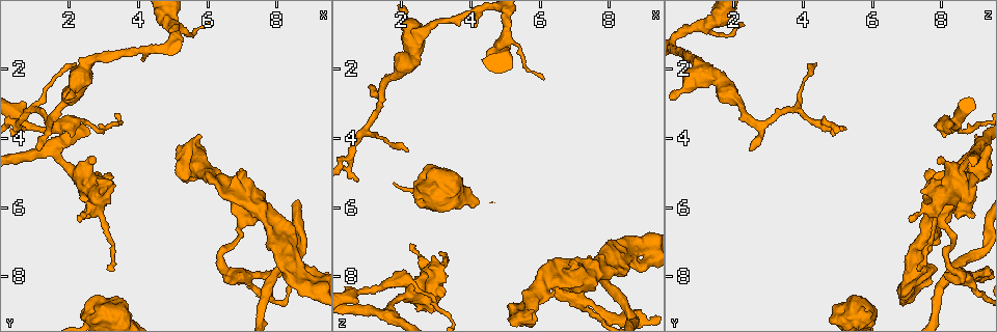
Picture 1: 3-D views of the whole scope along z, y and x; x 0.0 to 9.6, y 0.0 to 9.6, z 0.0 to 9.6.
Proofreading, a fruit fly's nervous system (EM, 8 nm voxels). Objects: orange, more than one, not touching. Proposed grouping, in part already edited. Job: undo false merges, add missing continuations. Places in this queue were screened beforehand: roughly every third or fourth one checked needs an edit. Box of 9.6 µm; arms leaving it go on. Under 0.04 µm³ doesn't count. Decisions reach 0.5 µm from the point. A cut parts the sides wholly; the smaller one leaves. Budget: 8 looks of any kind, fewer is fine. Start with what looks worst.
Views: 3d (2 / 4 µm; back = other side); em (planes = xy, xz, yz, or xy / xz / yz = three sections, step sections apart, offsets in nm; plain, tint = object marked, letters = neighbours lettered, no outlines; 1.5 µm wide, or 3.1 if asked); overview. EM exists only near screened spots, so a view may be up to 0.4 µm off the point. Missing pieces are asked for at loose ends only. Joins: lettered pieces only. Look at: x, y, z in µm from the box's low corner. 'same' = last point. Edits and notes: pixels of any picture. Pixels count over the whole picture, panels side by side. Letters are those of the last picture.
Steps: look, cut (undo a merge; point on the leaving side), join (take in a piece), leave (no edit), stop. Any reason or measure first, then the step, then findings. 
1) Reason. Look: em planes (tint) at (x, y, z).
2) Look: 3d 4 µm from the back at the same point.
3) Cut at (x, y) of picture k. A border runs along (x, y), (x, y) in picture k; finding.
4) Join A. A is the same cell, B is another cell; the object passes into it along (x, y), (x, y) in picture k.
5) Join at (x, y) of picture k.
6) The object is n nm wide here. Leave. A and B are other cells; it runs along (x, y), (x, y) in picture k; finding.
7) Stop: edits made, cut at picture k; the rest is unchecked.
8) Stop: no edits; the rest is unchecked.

Abrupt turn. Look: 3d 2 µm at (1.50, 4.30, 8.95).

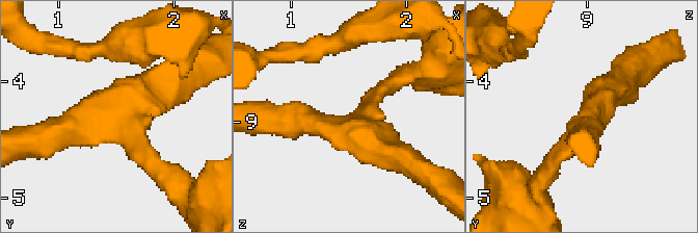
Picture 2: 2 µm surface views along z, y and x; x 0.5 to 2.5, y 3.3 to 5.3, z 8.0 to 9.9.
3 arms meet here; the arms are 200, 260, 260 nm wide; now the EM. Look: em planes (tint) at (1.54, 4.34, 9.00).

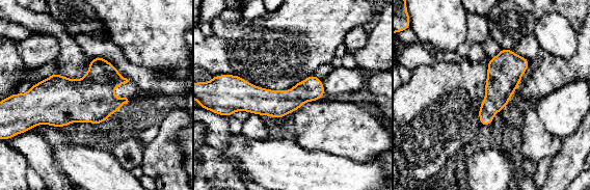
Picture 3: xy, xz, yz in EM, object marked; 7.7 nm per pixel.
See the neighbours. Look: em planes (letters) at the same point.

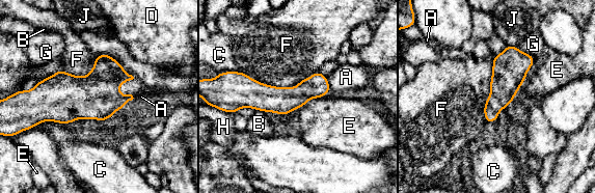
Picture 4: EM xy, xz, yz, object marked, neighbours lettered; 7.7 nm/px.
Leave. A, B, C, D, E, F, G, H and J are other cells; it runs along (326, 85), (299, 95), (236, 93) in picture 4; continuous, no second neuron.

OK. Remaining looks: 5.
An open end. Look: 3d 2 µm at (1.15, 4.35, 2.50).

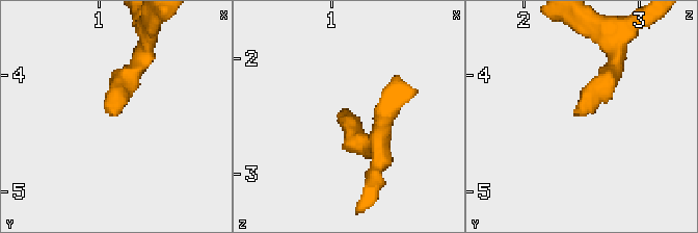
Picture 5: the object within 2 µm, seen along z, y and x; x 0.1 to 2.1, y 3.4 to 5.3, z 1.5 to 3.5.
Now the EM. Look: em planes (letters) at (1.12, 4.32, 2.46).

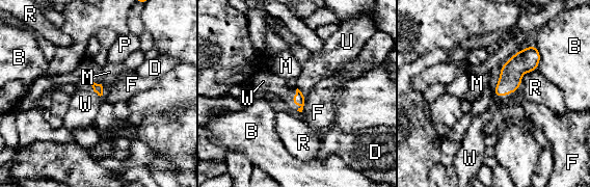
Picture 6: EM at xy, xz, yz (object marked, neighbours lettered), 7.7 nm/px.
Join W. W is the same cell, B, D, F, M, P, R and U are other cells; the object passes into it along (298, 99), (292, 102), (267, 81) in picture 6; it goes on there.

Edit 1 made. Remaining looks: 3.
Stop: edits made, join at picture 6; the rest is unchecked.

